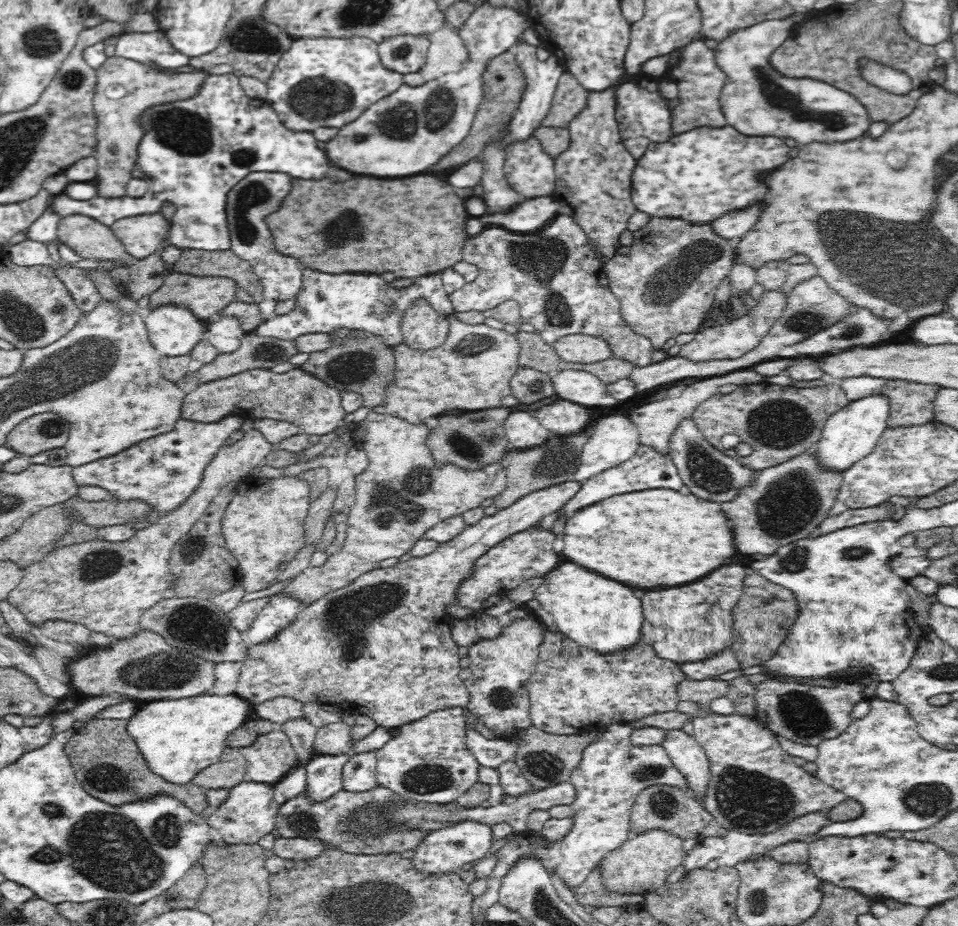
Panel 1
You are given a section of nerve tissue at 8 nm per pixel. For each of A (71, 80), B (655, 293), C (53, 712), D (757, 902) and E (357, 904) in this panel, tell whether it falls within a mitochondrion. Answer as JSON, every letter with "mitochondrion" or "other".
{"A":"mitochondrion","B":"mitochondrion","C":"other","D":"mitochondrion","E":"mitochondrion"}

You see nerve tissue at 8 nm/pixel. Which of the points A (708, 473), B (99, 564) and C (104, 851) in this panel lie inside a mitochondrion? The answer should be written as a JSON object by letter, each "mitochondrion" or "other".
{"A":"mitochondrion","B":"mitochondrion","C":"mitochondrion"}

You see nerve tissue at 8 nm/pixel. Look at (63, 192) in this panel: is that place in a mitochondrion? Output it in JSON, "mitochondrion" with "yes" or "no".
{"mitochondrion":"no"}

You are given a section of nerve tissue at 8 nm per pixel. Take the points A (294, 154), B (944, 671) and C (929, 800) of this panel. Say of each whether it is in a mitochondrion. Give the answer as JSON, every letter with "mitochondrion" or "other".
{"A":"other","B":"mitochondrion","C":"mitochondrion"}

